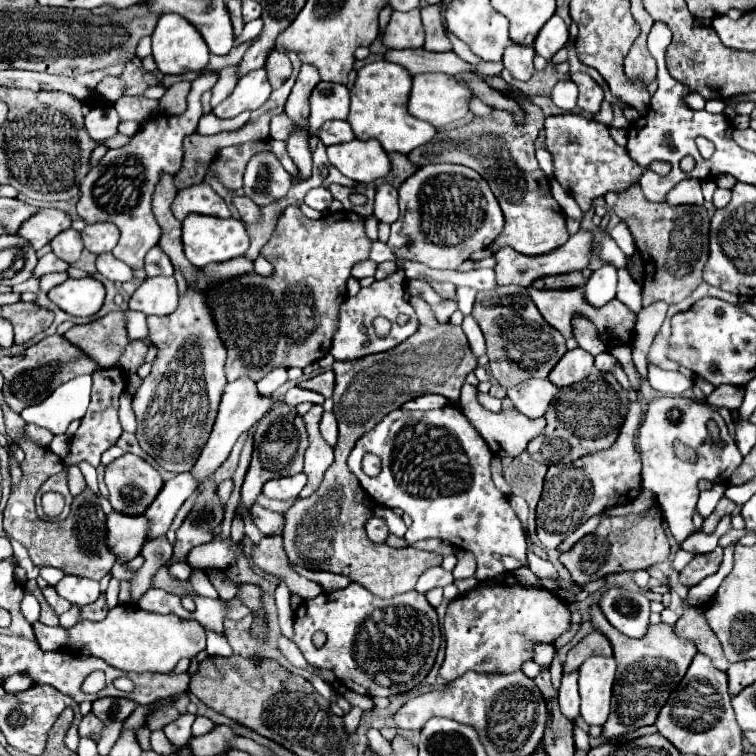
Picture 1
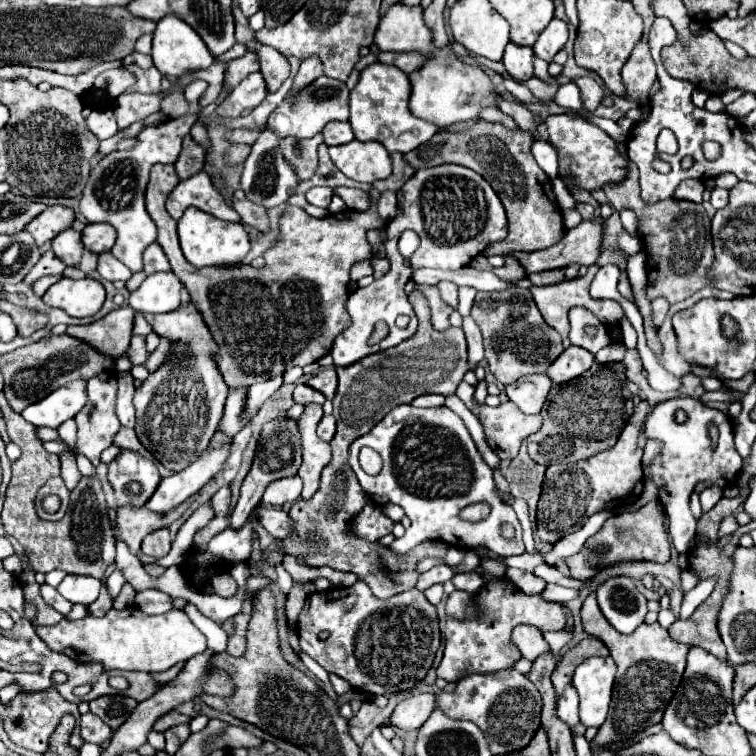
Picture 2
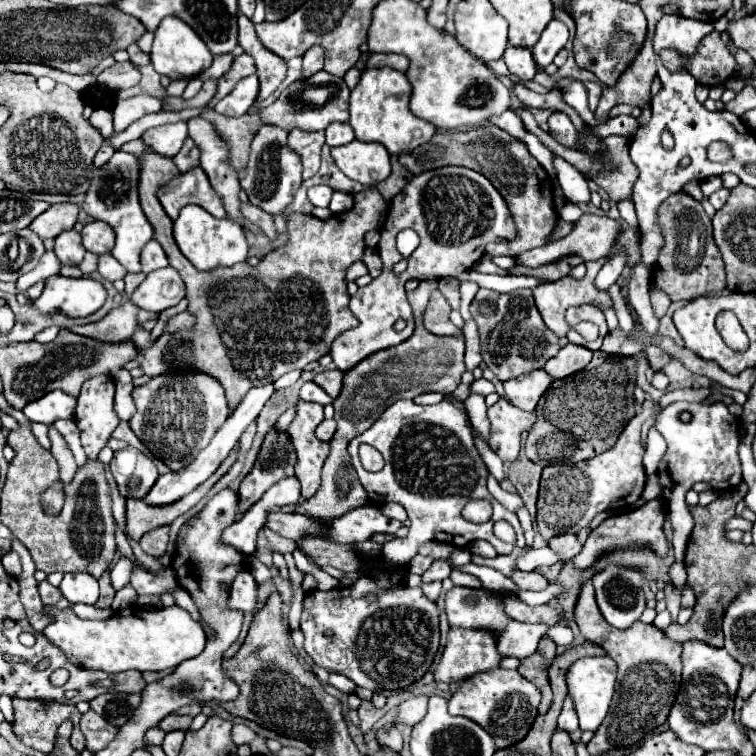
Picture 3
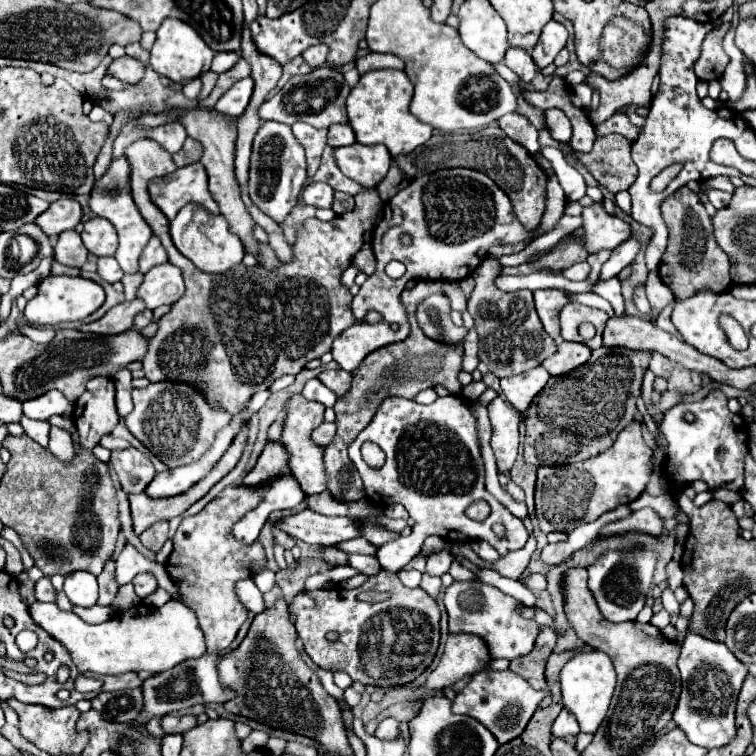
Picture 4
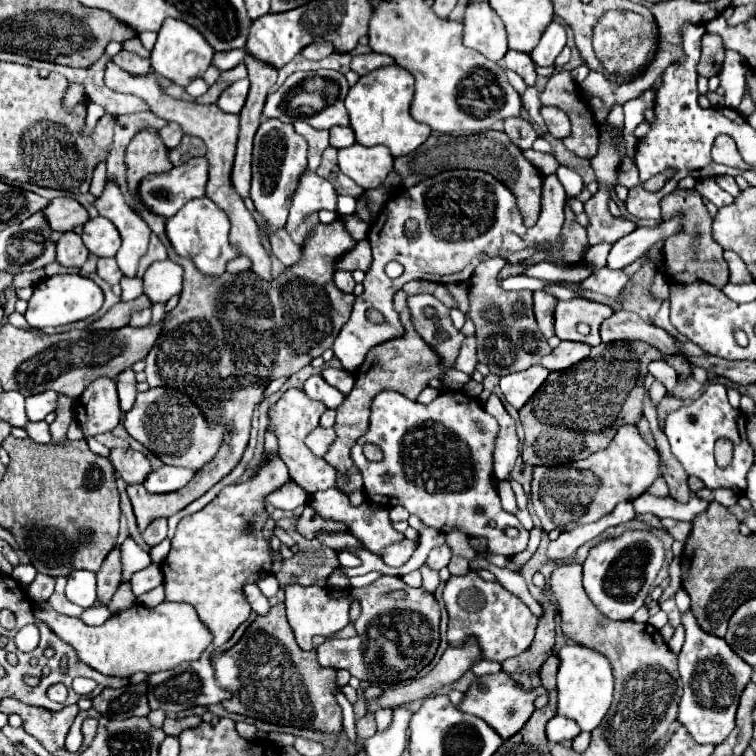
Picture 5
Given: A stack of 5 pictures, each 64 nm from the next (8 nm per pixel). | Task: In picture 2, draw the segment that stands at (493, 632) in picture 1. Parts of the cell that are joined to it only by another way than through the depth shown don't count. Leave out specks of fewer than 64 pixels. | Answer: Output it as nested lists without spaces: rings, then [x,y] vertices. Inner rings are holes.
[[[508,578],[486,582],[480,592],[468,604],[468,618],[458,620],[448,616],[444,632],[444,658],[436,670],[438,678],[446,682],[458,682],[462,676],[474,672],[500,672],[510,670],[522,658],[520,650],[512,644],[512,628],[518,624],[536,626],[542,634],[550,630],[562,630],[566,626],[564,606],[558,602],[548,602],[540,594],[528,596],[518,590]]]

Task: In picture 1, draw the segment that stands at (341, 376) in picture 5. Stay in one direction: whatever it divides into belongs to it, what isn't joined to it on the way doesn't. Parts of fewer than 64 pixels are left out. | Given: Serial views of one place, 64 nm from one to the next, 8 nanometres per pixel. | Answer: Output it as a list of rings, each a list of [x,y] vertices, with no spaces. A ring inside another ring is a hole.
[[[328,370],[328,372],[322,372],[310,380],[304,380],[298,384],[300,388],[306,388],[306,390],[314,390],[326,398],[332,396],[332,390],[334,390],[334,372]]]

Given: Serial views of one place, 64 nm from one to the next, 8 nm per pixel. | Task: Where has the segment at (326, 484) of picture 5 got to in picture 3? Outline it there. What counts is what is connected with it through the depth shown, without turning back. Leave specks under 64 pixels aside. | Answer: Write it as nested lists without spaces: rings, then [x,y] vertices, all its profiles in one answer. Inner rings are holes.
[[[298,402],[298,416],[288,426],[292,444],[298,452],[296,478],[302,484],[302,498],[312,498],[320,488],[320,470],[328,458],[328,442],[316,438],[314,430],[324,420],[322,406],[316,402]]]

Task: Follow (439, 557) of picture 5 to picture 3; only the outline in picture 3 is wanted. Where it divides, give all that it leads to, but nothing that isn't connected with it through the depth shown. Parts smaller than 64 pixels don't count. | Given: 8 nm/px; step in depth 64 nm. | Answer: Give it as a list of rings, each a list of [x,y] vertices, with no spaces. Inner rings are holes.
[[[436,560],[424,574],[422,574],[422,582],[434,582],[434,580],[444,580],[444,578],[448,578],[450,576],[450,572],[452,572],[452,568],[450,568],[450,564],[448,564],[448,560]]]

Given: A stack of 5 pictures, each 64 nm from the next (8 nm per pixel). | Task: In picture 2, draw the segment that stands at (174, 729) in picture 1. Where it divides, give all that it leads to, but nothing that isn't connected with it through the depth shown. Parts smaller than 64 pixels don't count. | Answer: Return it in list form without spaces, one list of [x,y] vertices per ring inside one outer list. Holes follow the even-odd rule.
[[[178,724],[172,726],[164,732],[166,736],[166,752],[168,754],[176,754],[176,750],[186,742],[186,738],[190,736],[190,726],[188,724]]]

